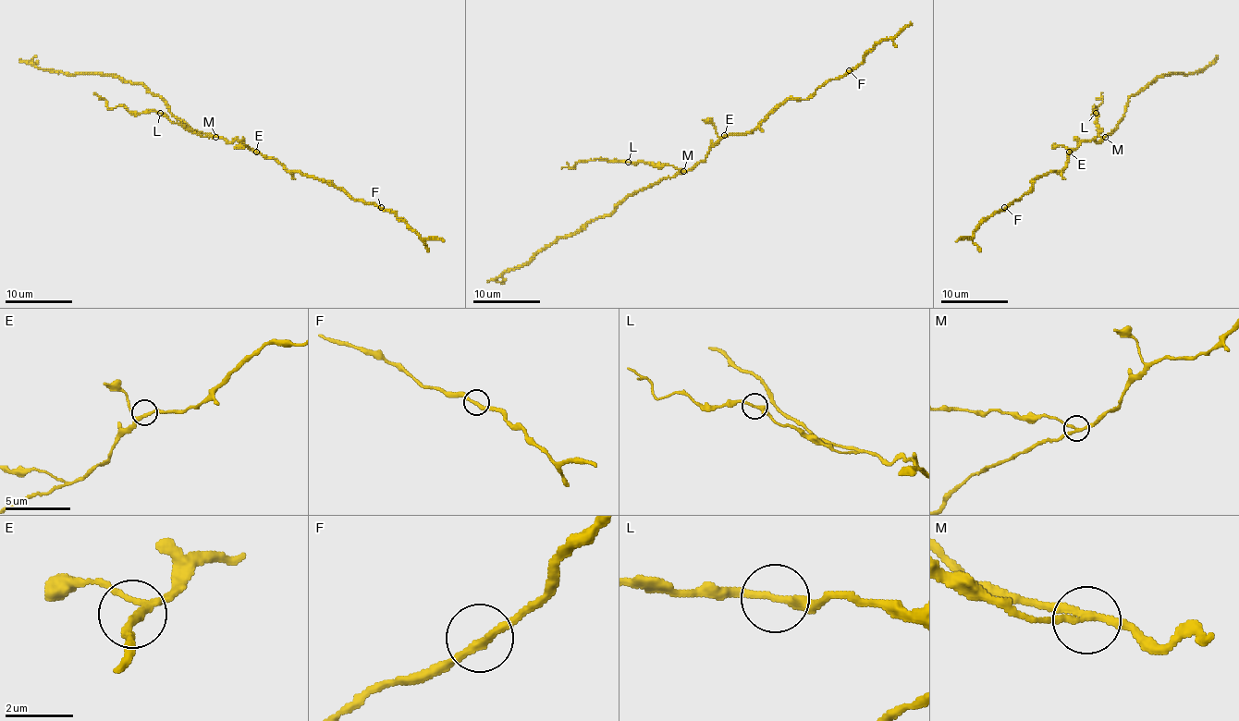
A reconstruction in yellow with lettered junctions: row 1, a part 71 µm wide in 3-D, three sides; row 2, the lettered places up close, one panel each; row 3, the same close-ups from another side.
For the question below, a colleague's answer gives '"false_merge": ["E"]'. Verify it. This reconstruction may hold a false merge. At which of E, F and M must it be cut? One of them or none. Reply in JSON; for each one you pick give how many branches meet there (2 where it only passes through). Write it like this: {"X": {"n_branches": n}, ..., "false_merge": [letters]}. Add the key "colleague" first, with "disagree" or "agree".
{"colleague": "disagree", "M": {"n_branches": 3}, "false_merge": ["M"]}

